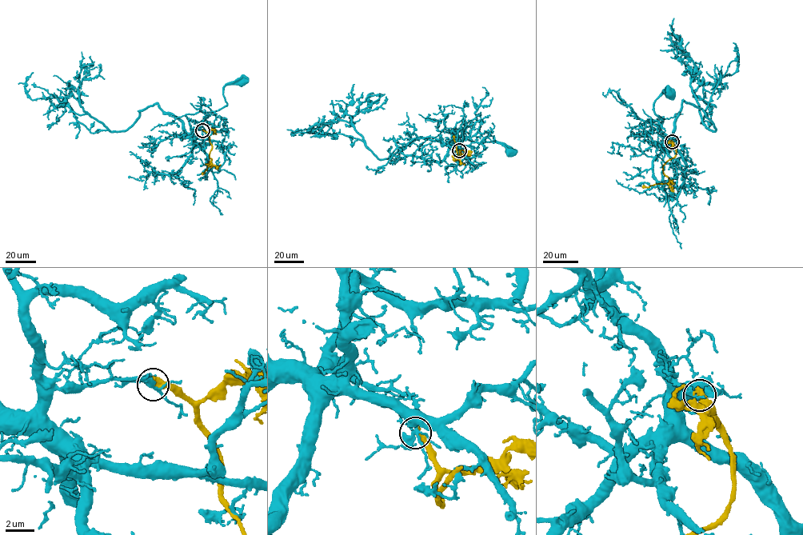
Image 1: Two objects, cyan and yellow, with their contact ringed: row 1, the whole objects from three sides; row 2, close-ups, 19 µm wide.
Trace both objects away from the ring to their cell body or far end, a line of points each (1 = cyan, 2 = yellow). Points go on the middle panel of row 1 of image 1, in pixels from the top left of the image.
1: (459, 149), (450, 142), (453, 130), (479, 143), (491, 141), (493, 136), (494, 141), (512, 152)
2: (459, 149), (461, 157), (464, 153), (460, 151), (457, 157), (454, 136)

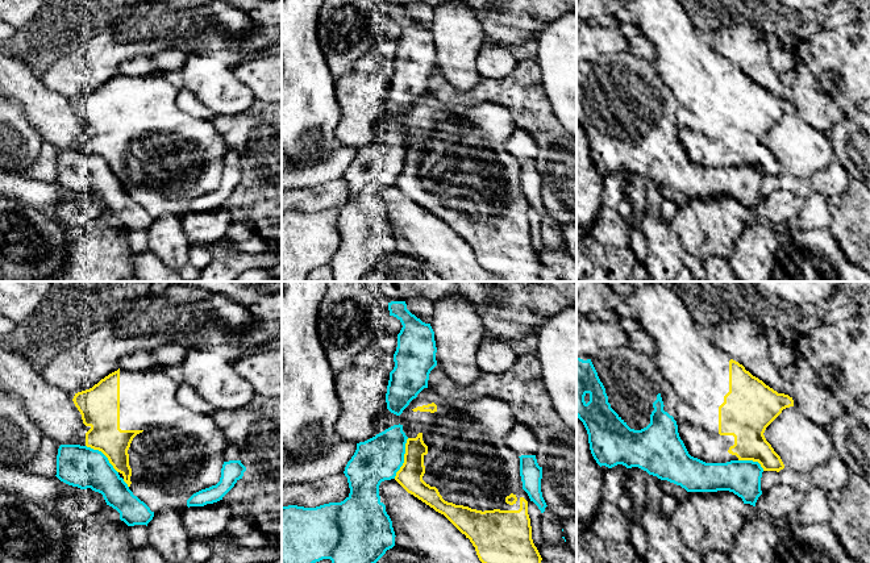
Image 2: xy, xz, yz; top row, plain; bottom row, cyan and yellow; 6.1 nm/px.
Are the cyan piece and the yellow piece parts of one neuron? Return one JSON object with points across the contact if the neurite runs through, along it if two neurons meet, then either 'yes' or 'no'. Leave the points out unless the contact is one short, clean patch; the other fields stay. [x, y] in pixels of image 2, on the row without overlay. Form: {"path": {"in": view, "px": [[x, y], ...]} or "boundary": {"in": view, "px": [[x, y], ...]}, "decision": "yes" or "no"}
{"decision": "no"}

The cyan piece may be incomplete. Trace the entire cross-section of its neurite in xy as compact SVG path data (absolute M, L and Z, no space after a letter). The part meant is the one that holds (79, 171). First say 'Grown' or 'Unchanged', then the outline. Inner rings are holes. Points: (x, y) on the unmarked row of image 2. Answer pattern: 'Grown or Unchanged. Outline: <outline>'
Unchanged. Outline: M61 150L57 180L61 187L103 200L107 210L120 218L128 232L146 230L154 217L129 195L128 189L99 155L80 150Z

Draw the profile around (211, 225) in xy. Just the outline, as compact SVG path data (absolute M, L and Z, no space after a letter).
M220 205L204 212L190 212L180 216L180 222L187 239L197 243L213 243L225 238L232 224L229 209Z

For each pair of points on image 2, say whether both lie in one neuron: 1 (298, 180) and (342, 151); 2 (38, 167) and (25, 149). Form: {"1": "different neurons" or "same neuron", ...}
{"1": "same neuron", "2": "different neurons"}

